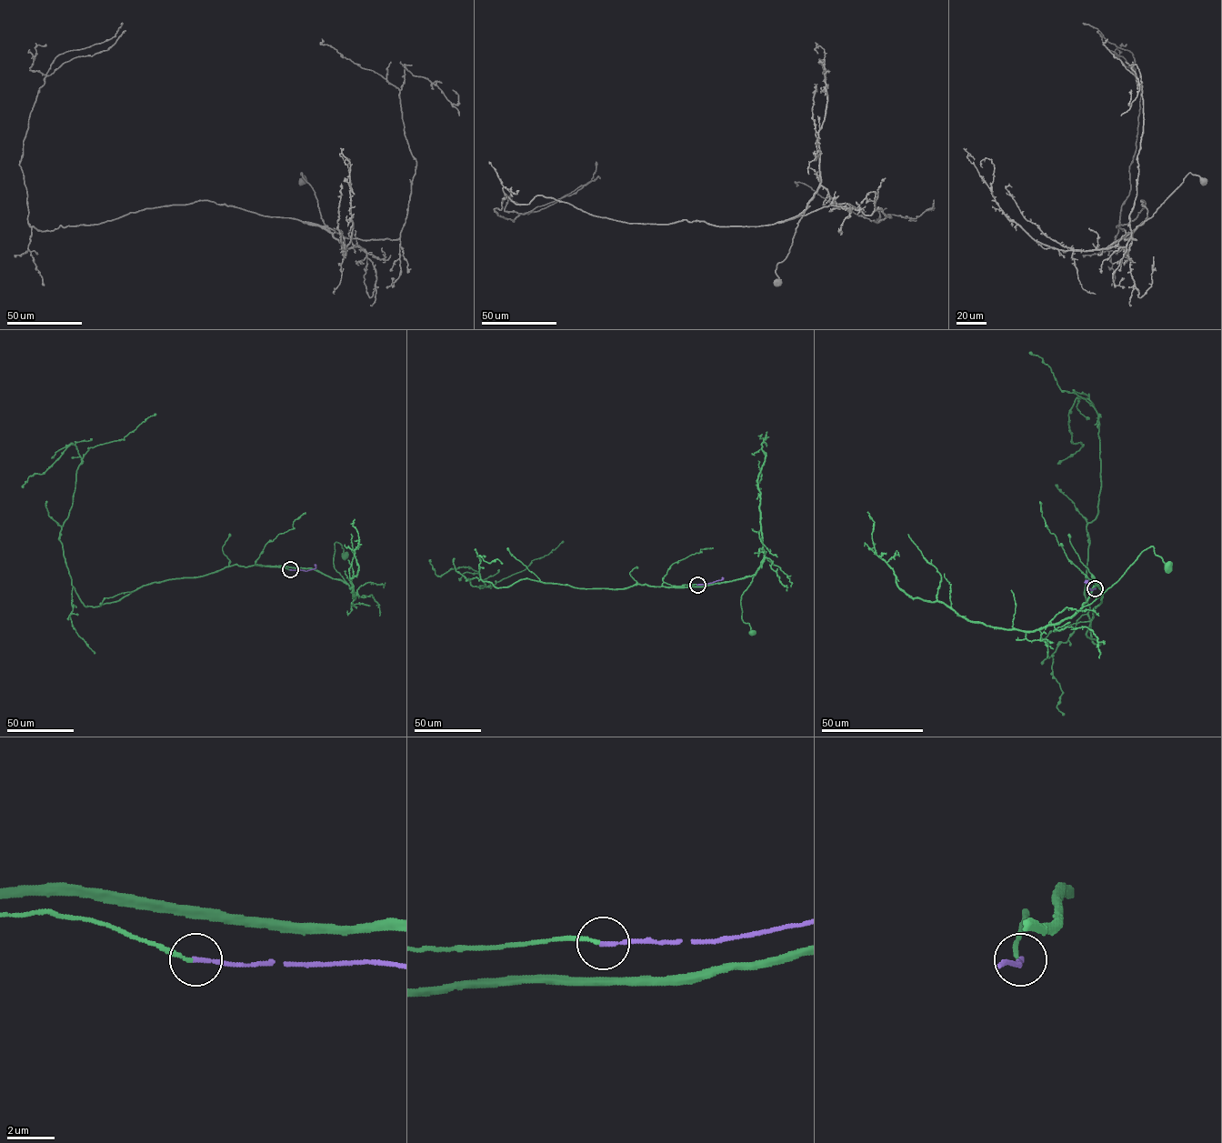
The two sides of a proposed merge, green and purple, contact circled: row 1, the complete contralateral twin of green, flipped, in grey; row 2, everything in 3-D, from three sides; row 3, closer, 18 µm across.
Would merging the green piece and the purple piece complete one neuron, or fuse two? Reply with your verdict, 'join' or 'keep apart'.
join

